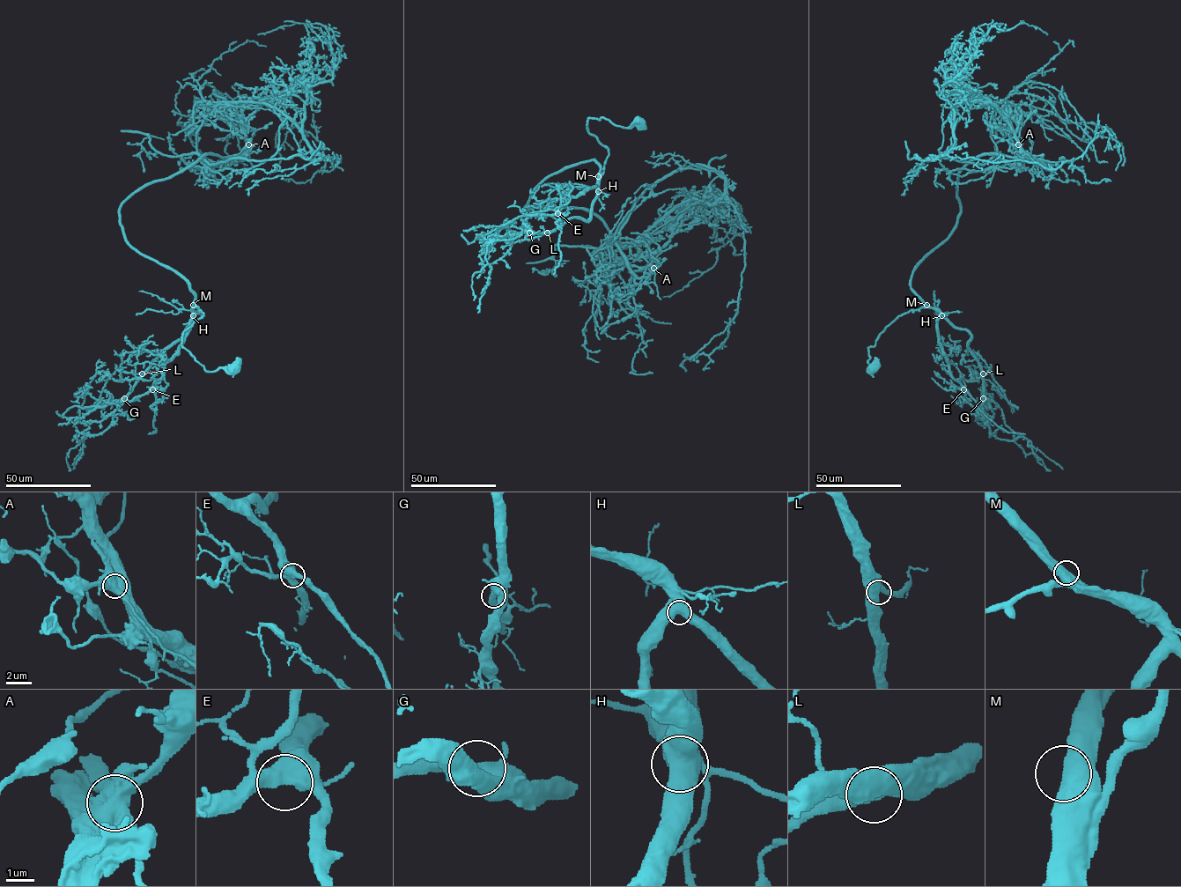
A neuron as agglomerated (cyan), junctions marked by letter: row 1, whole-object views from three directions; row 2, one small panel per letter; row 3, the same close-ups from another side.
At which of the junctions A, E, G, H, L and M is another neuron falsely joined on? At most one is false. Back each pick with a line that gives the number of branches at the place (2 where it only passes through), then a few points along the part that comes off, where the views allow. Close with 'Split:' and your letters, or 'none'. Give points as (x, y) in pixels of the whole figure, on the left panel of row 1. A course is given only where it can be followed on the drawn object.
A: Branches: 2. Course of the part to remove: (248, 144), (225, 101), (270, 105), (318, 153), (340, 159), (333, 169), (311, 134), (281, 128), (275, 170)
Split: A

